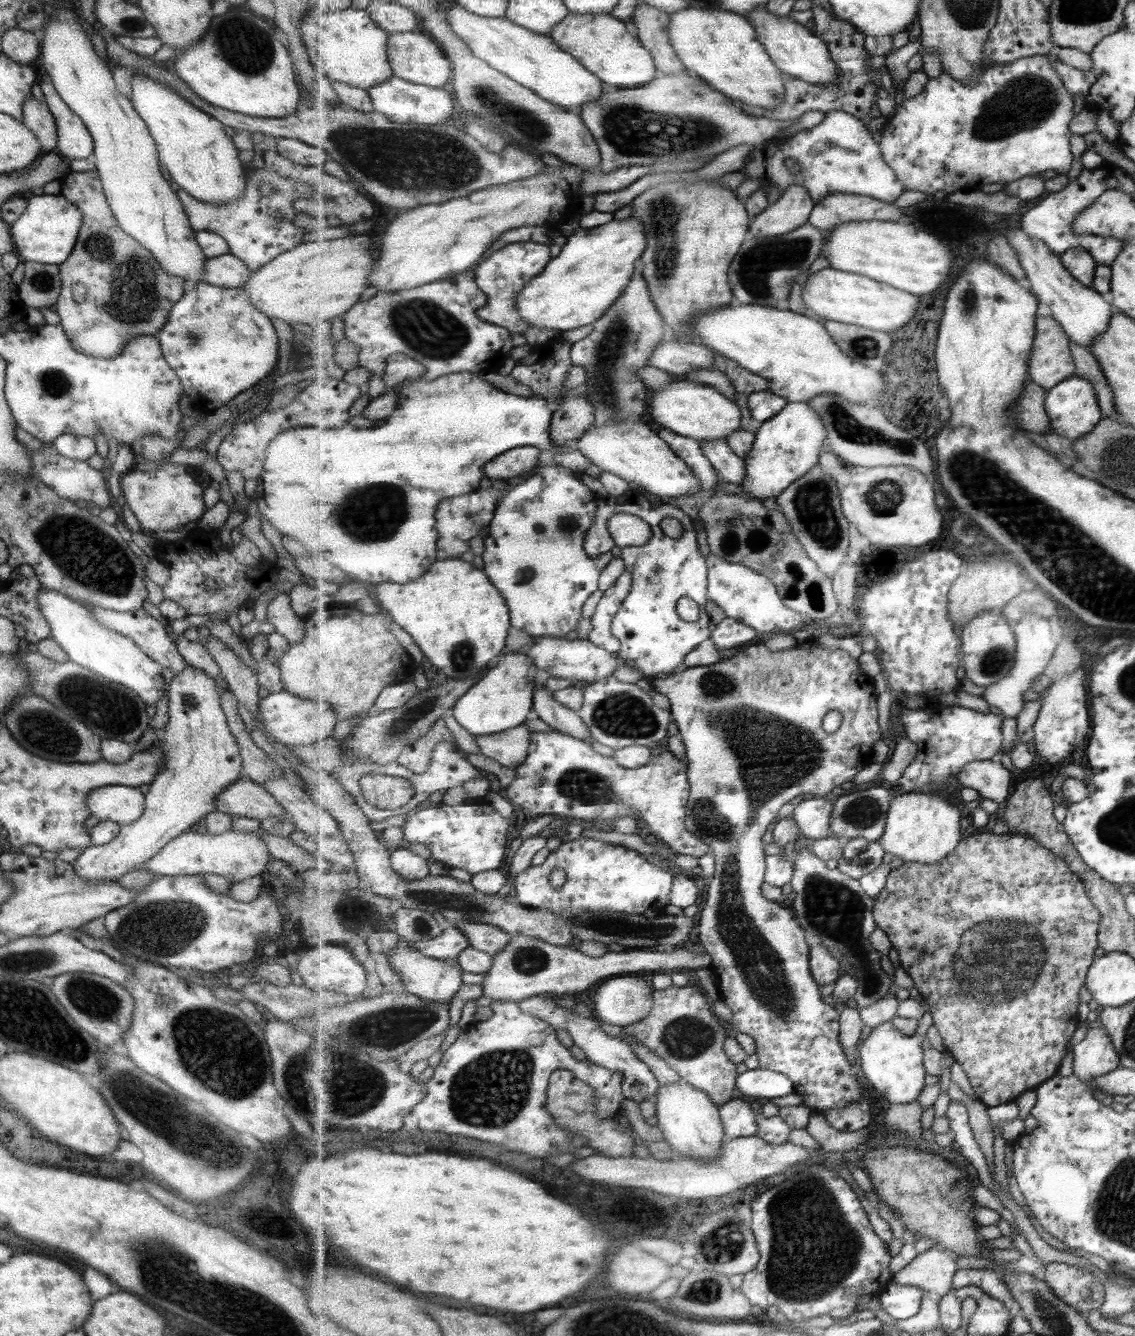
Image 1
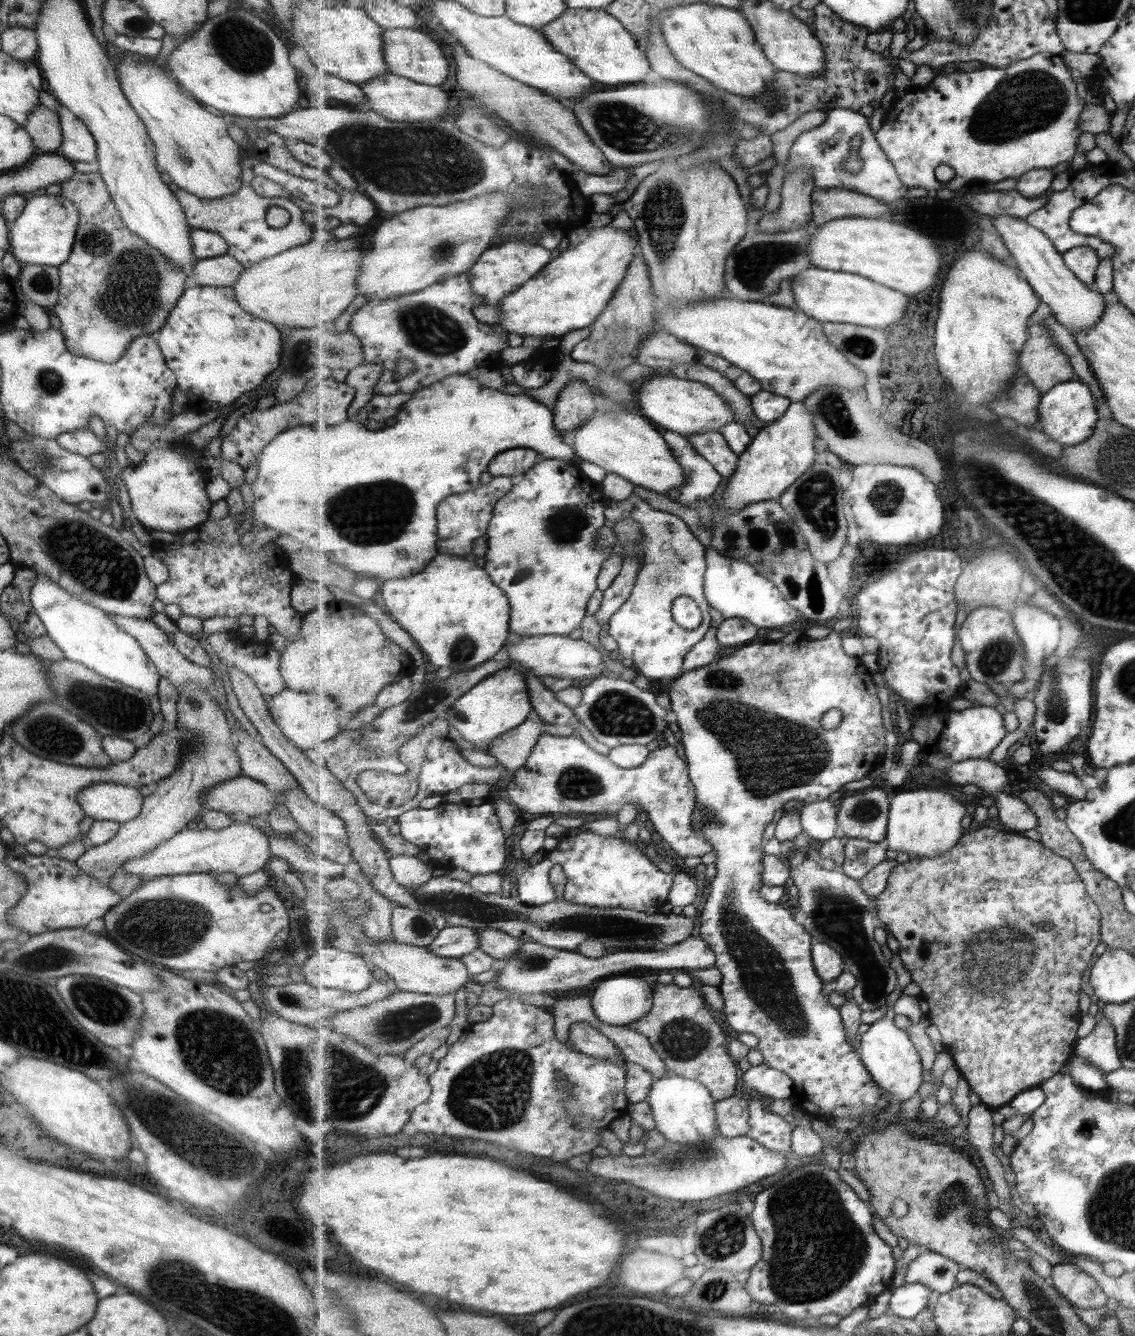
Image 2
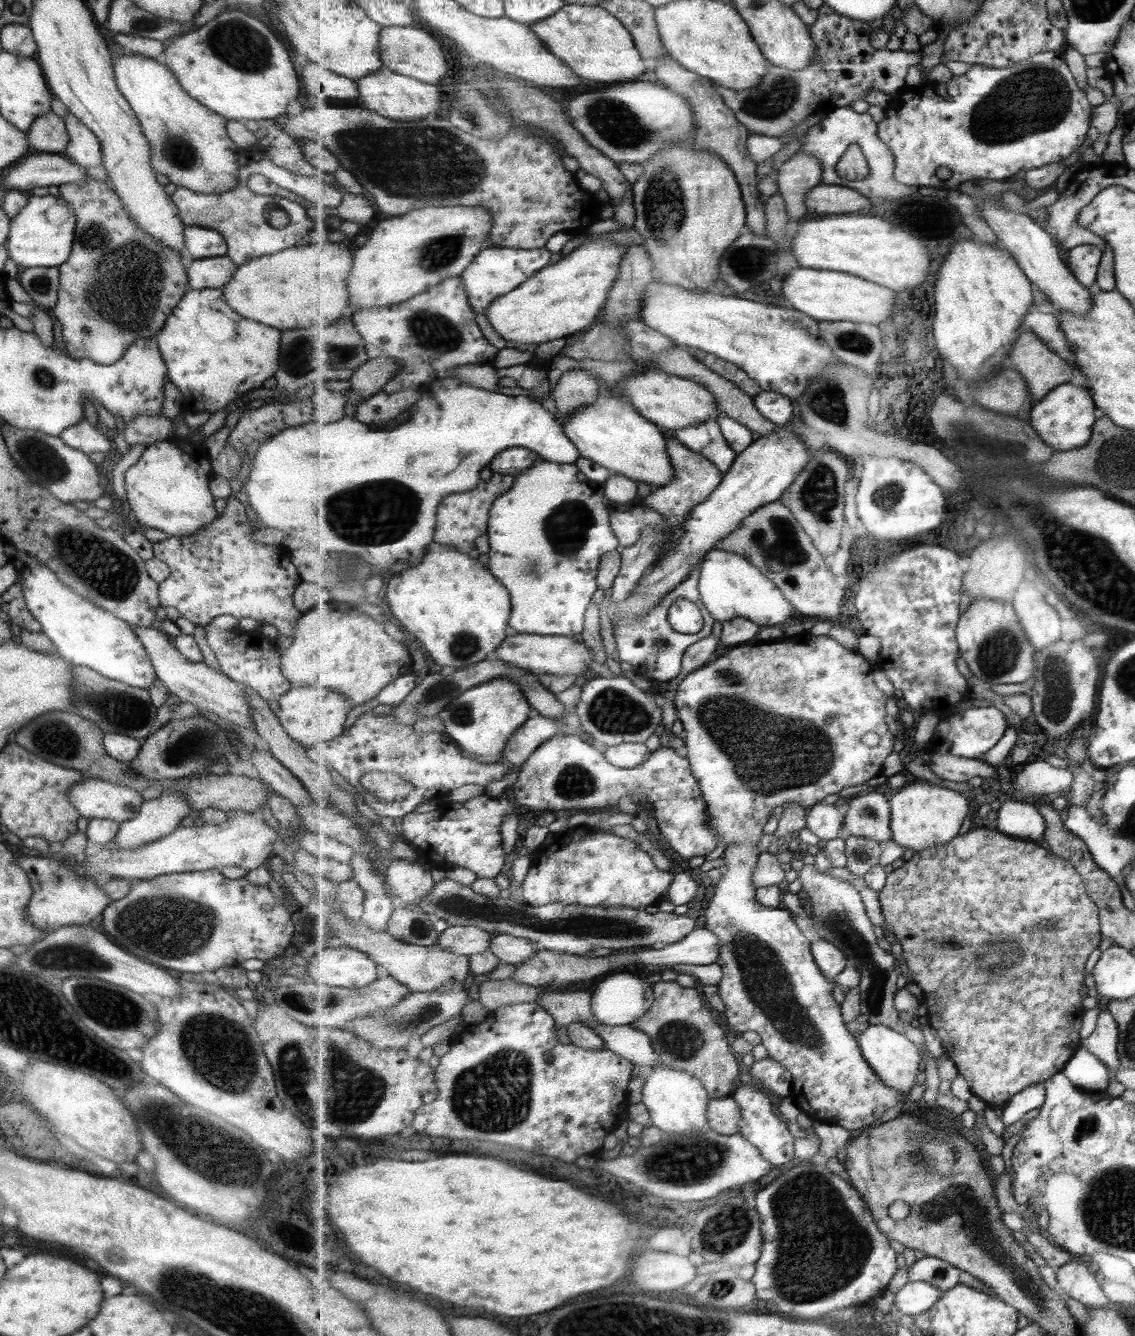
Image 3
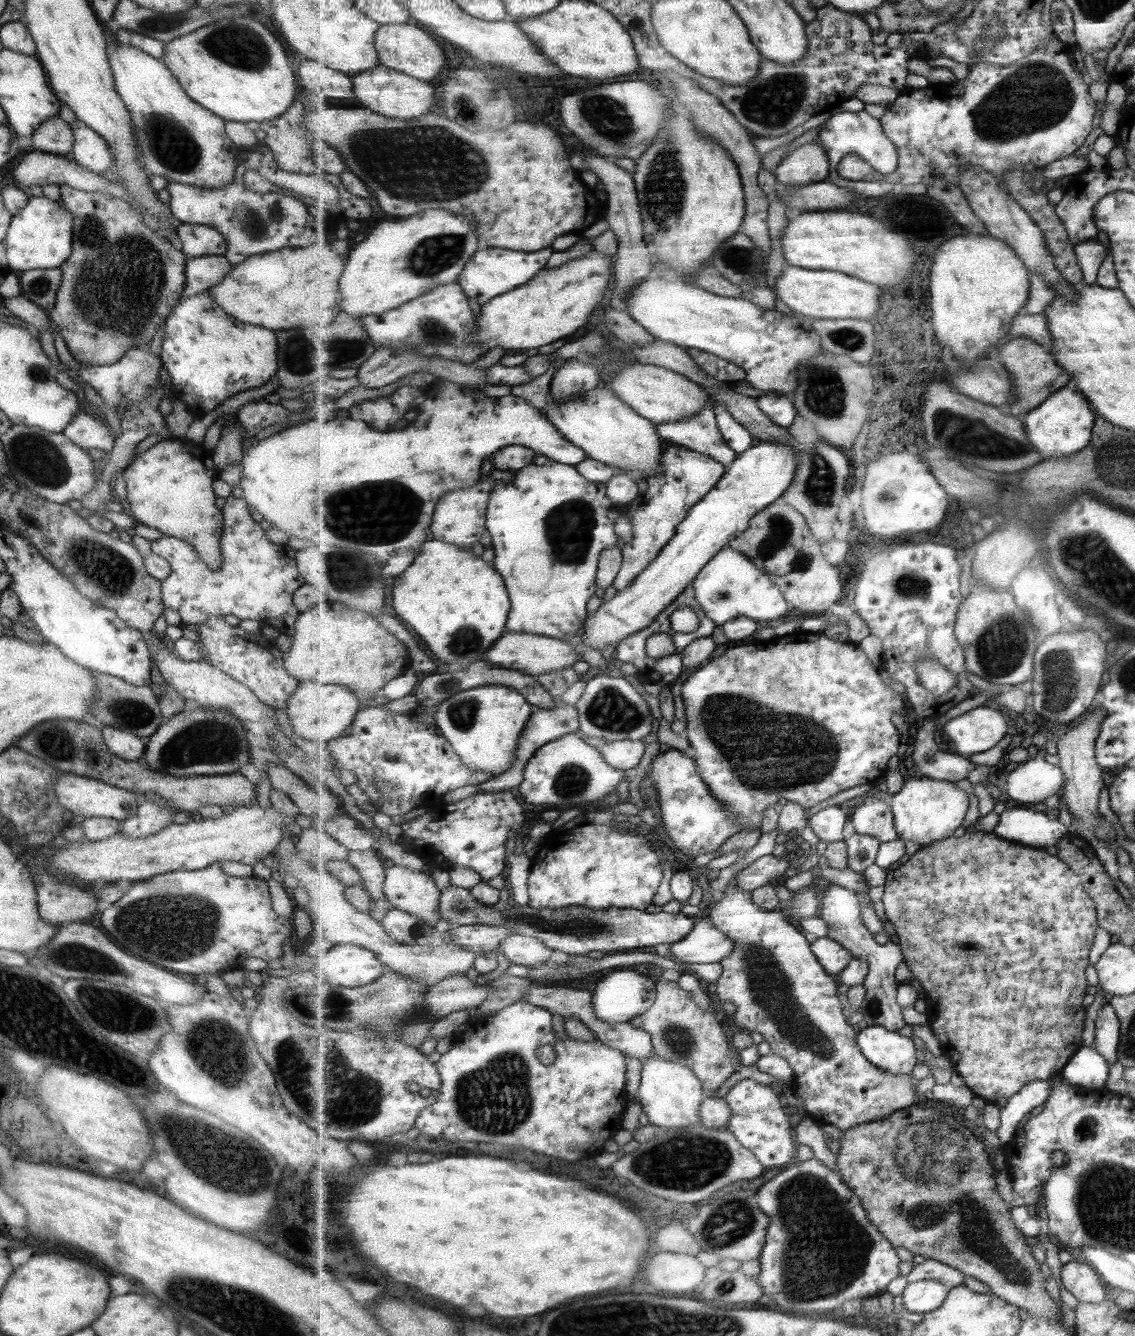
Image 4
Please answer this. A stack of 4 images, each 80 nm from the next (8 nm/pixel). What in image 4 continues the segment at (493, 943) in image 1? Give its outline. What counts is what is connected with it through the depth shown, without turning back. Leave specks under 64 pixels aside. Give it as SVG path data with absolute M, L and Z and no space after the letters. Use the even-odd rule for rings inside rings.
M519 933L504 938L497 951L512 964L522 964L528 967L549 960L553 954L553 949L549 948L540 938Z

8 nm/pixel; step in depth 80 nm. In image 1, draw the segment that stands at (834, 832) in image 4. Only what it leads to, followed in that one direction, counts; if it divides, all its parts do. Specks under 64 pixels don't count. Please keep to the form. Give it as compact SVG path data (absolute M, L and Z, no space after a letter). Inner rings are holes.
M804 798L794 809L797 821L804 837L813 842L833 836L830 832L831 815L834 809L834 798Z

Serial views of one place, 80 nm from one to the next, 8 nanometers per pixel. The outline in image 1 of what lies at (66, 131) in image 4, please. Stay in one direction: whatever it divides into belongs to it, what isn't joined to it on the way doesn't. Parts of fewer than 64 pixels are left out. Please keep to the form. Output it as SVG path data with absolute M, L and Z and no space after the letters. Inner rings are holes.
M32 96L27 97L22 104L20 121L40 142L43 152L55 151L57 138L55 119L44 101L36 100Z

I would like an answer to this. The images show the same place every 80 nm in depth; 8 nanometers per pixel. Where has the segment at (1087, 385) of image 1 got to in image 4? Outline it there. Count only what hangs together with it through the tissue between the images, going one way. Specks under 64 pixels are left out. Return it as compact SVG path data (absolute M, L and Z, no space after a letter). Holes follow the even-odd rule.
M1063 387L1055 391L1041 406L1030 410L1022 418L1031 442L1045 460L1078 453L1086 449L1094 437L1095 413L1088 398L1077 389Z

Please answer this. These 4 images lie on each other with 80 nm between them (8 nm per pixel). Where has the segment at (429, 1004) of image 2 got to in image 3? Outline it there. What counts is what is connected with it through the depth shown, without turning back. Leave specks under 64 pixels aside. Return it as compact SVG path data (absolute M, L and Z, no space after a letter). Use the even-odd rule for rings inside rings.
M461 982L446 984L431 993L411 993L405 1000L394 1007L377 1011L366 1017L352 1020L352 1030L357 1036L377 1048L406 1048L416 1036L427 1034L434 1026L449 1022L464 1009L465 1003L471 1000L467 989Z

